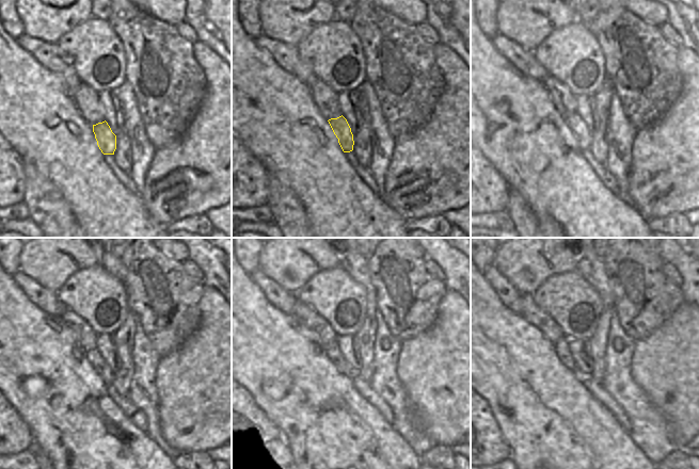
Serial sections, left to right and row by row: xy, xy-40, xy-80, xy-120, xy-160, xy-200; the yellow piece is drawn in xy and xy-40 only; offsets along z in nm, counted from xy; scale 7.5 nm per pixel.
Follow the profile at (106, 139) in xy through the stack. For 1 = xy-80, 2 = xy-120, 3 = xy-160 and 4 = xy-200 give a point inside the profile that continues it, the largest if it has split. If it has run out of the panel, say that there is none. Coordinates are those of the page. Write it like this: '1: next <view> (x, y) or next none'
1: next xy-80 (580, 129)
2: next xy-120 (94, 357)
3: next xy-160 (331, 350)
4: next xy-200 (561, 346)

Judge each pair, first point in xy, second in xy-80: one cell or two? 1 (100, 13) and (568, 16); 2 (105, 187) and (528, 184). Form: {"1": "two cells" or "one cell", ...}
{"1": "two cells", "2": "one cell"}

